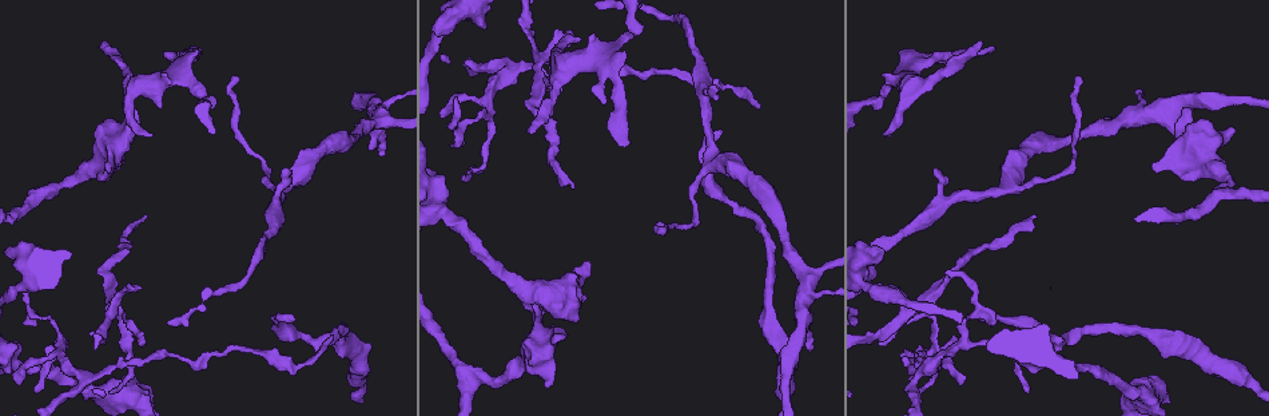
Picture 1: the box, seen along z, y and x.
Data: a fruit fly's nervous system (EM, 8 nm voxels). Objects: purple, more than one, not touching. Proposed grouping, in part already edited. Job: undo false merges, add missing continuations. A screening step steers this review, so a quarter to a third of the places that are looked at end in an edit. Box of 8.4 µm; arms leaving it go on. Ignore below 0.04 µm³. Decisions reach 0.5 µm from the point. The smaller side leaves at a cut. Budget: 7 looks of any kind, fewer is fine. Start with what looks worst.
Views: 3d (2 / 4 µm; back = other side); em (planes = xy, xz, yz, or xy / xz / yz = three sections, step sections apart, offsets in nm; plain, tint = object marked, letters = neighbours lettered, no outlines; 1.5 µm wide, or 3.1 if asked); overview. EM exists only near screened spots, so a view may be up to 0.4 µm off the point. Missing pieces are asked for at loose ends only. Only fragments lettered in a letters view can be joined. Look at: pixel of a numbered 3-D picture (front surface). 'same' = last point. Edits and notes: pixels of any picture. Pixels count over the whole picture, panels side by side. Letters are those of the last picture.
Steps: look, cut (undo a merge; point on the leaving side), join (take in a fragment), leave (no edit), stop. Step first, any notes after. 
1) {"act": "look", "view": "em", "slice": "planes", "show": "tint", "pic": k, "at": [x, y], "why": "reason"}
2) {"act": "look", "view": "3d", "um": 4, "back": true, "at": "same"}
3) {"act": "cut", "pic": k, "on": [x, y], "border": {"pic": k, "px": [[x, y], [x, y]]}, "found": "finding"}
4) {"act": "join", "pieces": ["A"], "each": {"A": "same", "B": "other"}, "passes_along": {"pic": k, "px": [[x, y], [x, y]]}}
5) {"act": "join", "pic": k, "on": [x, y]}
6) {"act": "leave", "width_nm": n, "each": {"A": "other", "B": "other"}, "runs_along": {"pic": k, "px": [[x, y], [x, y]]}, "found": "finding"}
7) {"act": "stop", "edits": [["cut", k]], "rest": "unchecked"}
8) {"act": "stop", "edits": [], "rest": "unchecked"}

{"act": "look", "view": "3d", "um": 4, "back": true, "pic": 1, "at": [292, 317], "why": "branch stops here"}

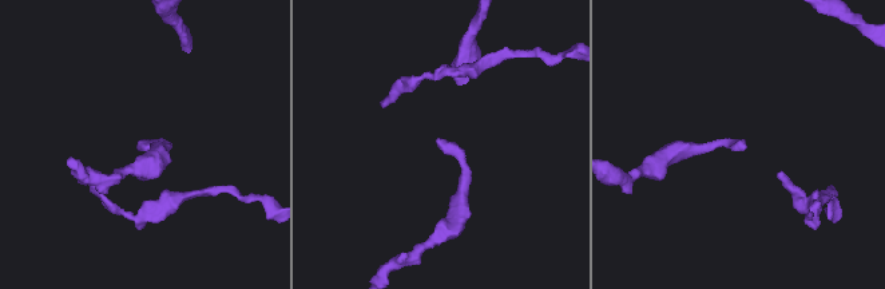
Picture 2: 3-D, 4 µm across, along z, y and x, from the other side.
{"act": "look", "view": "em", "slice": "planes", "show": "letters", "pic": 2, "at": [436, 140]}

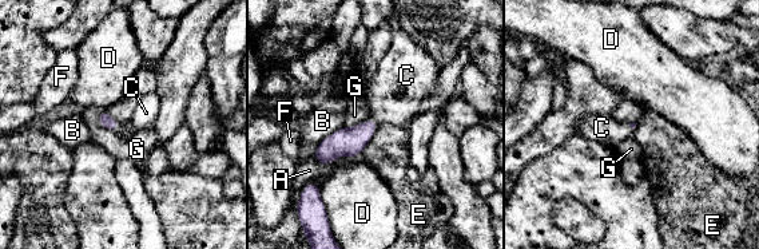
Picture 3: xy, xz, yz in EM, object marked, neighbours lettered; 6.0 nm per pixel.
{"act": "join", "pieces": ["C"], "each": {"A": "other", "B": "other", "C": "same", "D": "other", "E": "other", "F": "other", "G": "other"}, "passes_along": {"pic": 3, "px": [[348, 141], [373, 121], [394, 94]]}, "found": "the neuron continues"}

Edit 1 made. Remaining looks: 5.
{"act": "look", "view": "overview"}

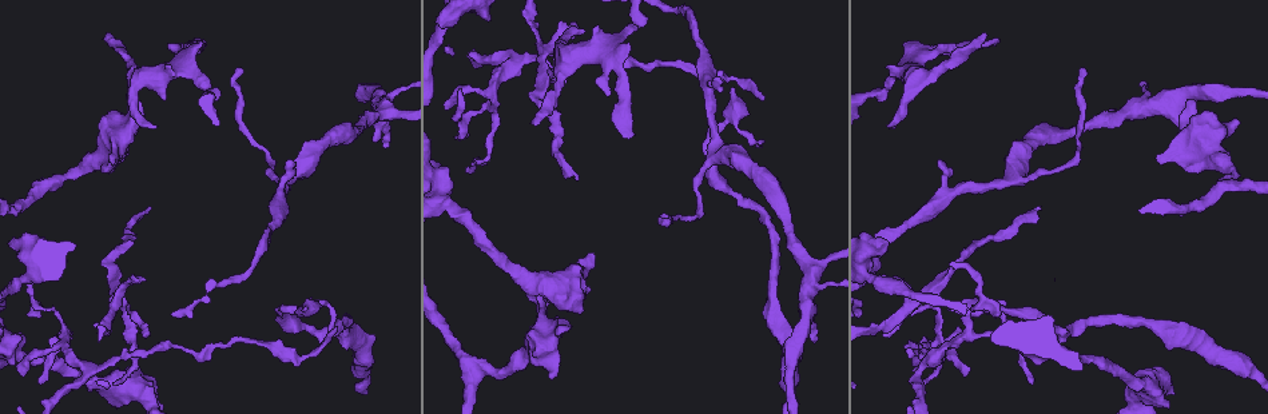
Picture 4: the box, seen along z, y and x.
{"act": "look", "view": "em", "slice": "yz", "step": 8, "show": "letters", "pic": 4, "at": [201, 42], "why": "an open end"}

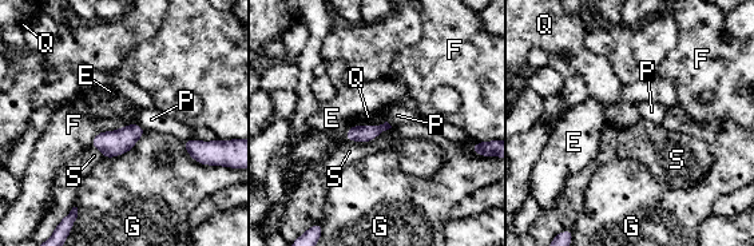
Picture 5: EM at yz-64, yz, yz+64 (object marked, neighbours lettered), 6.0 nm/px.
{"act": "leave", "each": {"E": "other", "F": "other", "G": "other", "P": "other", "Q": "other", "S": "other"}, "border": {"pic": 5, "px": [[385, 120], [379, 125], [365, 125]]}, "found": "none of them fits"}

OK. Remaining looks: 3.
{"act": "look", "view": "em", "slice": "xz", "step": 4, "show": "letters", "pic": 4, "at": [713, 77]}

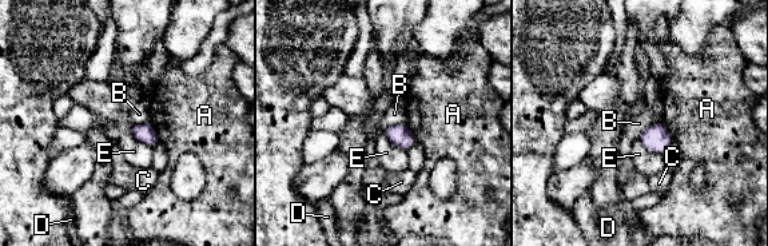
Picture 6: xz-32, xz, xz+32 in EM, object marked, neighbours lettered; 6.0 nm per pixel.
{"act": "look", "view": "em", "slice": "planes", "show": "letters", "at": "same"}

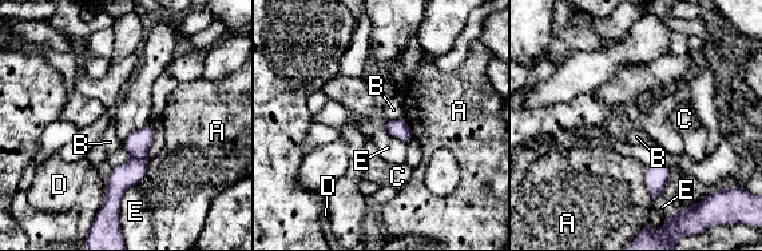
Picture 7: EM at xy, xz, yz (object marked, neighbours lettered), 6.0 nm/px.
{"act": "leave", "each": {"A": "other", "B": "other", "C": "other", "D": "other", "E": "other"}, "border": {"pic": 7, "px": [[404, 118], [384, 123]]}, "found": "none of them fits"}

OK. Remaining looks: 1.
{"act": "stop", "edits": [["join", 3]], "rest": "unchecked"}

